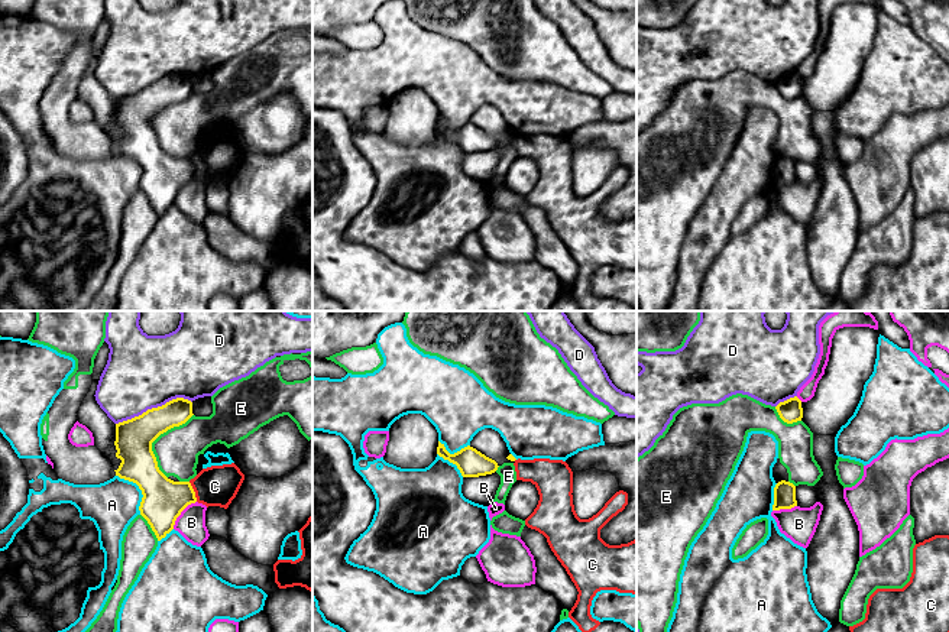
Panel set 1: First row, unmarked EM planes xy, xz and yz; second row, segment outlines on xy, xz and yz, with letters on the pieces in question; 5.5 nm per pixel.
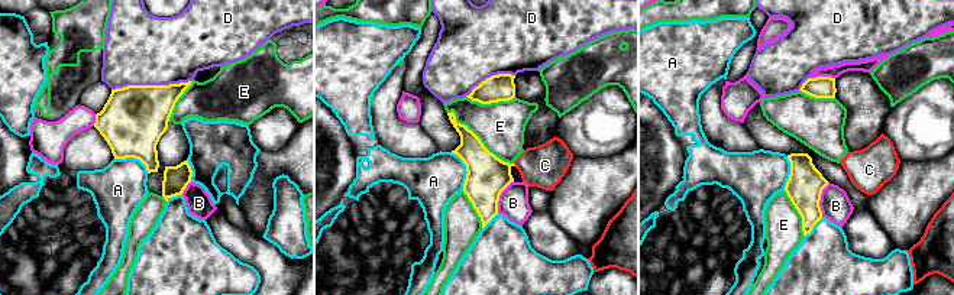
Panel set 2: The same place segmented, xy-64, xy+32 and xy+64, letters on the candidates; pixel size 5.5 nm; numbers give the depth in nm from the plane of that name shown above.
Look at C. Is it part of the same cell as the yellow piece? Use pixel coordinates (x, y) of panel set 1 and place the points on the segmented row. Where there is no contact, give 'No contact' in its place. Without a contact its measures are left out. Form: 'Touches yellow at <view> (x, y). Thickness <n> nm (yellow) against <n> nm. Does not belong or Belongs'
Touches yellow at xy (194, 492). Thickness 240 nm (yellow) against 220 nm. Does not belong

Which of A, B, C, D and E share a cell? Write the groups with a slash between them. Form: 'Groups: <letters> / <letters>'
Groups: A D / B / C / E

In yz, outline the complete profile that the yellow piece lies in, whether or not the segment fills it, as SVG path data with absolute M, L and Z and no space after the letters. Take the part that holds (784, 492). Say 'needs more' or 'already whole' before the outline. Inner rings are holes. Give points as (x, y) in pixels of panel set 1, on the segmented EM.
already whole; M781 480L774 487L773 511L791 509L797 506L796 486L790 482Z

